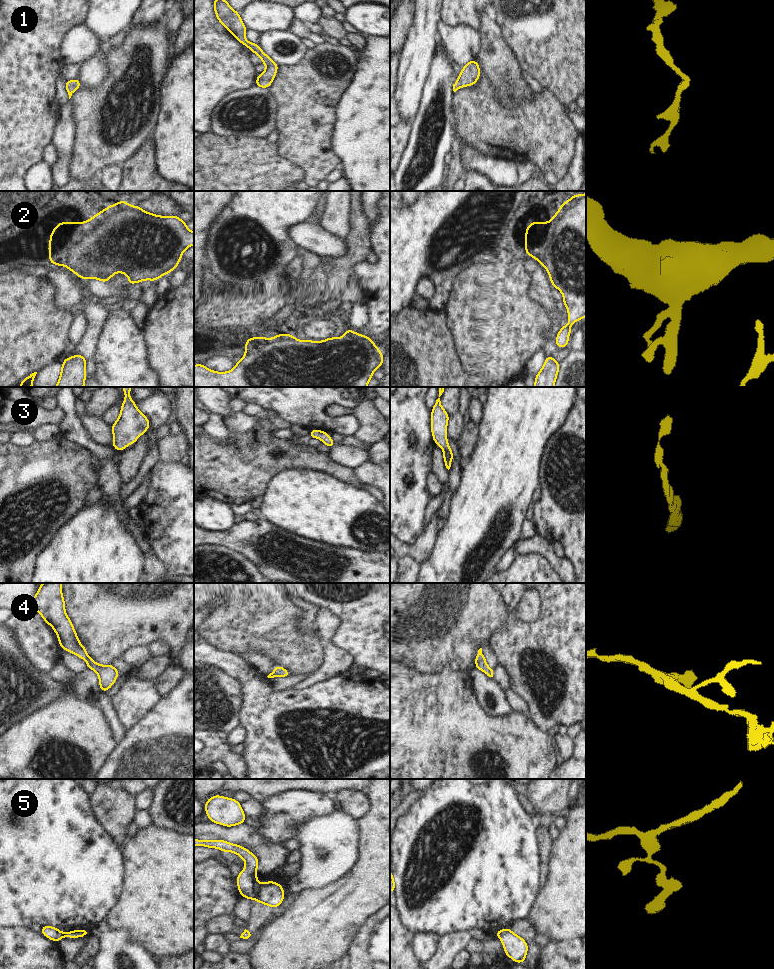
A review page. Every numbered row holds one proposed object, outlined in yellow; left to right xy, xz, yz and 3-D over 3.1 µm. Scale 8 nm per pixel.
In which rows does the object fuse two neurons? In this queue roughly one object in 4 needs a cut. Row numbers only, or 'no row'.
5

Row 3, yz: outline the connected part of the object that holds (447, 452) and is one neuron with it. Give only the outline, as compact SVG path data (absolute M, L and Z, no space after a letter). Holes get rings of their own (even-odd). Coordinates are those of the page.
M438 398L431 412L431 432L433 441L438 444L443 450L444 464L449 470L452 464L453 452L447 441L447 424L449 414L441 406L440 398Z

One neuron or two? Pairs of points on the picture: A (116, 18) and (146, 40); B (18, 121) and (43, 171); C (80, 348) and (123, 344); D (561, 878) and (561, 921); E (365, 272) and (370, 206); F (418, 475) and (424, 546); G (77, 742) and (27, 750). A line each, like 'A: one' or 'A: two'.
A: two
B: two
C: two
D: one
E: two
F: two
G: one

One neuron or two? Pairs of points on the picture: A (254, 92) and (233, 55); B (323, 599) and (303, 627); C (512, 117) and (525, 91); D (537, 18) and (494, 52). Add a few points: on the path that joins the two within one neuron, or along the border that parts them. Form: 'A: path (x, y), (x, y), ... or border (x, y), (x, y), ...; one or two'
A: border (254, 84), (243, 89), (237, 89), (229, 94); two
B: border (296, 596), (311, 602), (318, 608); two
C: border (534, 92), (515, 108), (505, 106), (497, 97); two
D: border (497, 20), (501, 34), (519, 62); two

